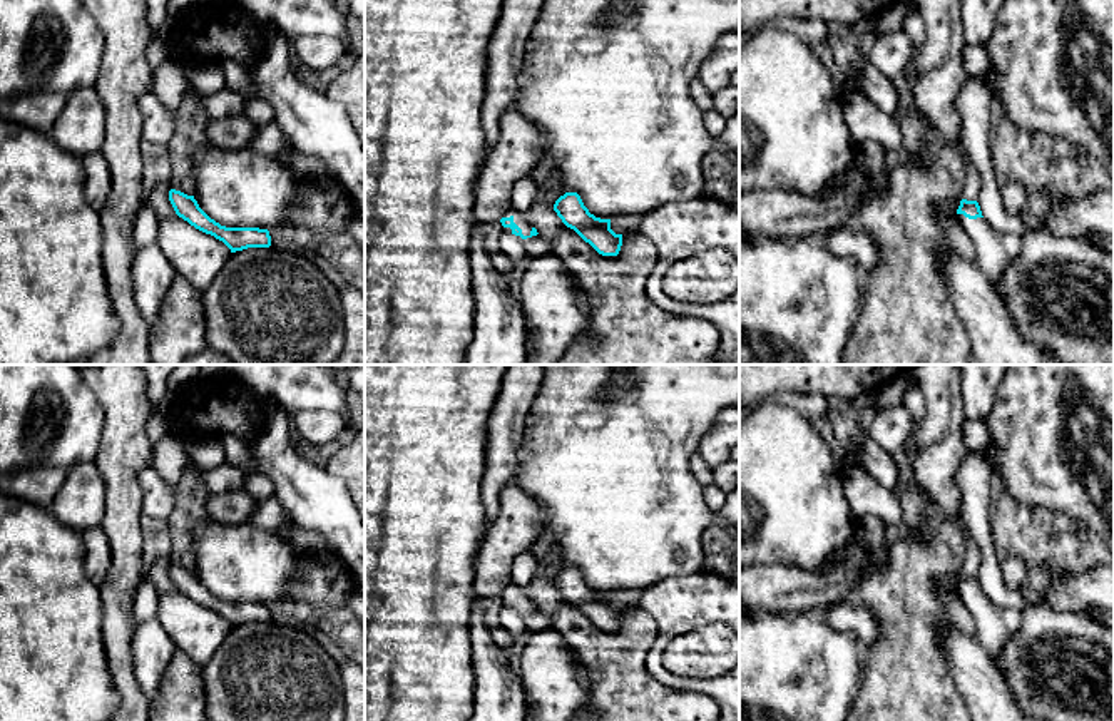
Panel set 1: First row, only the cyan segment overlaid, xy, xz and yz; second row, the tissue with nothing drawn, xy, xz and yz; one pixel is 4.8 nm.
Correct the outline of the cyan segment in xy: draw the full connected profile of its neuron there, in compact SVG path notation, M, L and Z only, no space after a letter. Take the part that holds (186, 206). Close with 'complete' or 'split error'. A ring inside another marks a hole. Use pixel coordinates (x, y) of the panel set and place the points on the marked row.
M171 189L169 201L179 217L187 221L196 229L222 241L231 253L248 248L269 248L271 236L268 229L259 228L226 228L211 219L197 204L194 196Z; complete

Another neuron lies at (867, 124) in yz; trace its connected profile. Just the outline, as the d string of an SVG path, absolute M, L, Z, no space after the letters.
M843 92L843 117L853 142L876 142L883 149L903 147L902 134L892 115L880 110L858 92Z

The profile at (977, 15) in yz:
M960 0L960 20L967 45L985 45L1004 0Z

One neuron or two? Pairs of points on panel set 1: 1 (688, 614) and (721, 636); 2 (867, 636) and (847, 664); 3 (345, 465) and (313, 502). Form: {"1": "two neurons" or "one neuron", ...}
{"1": "two neurons", "2": "two neurons", "3": "two neurons"}

